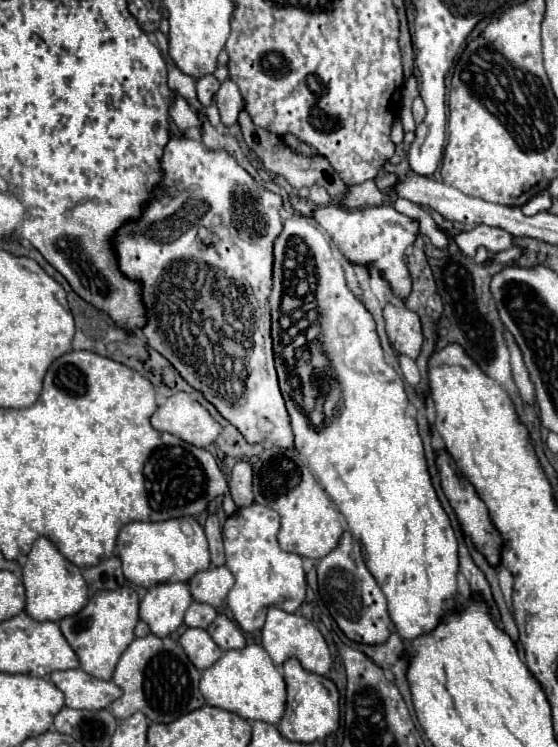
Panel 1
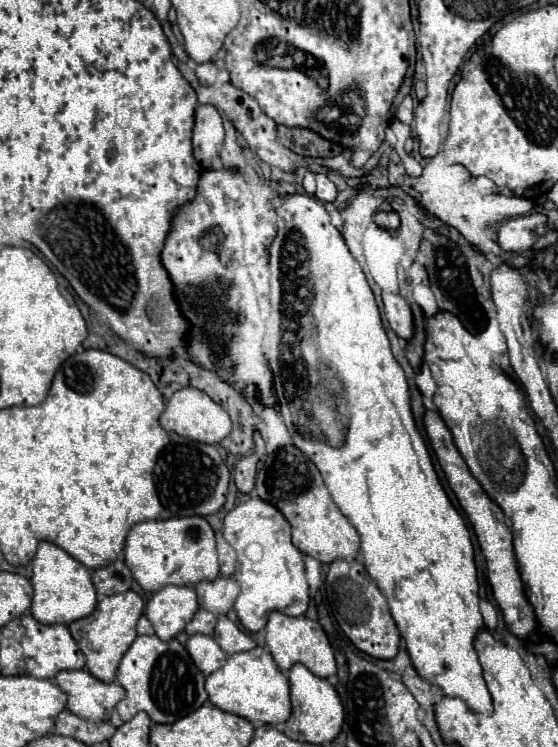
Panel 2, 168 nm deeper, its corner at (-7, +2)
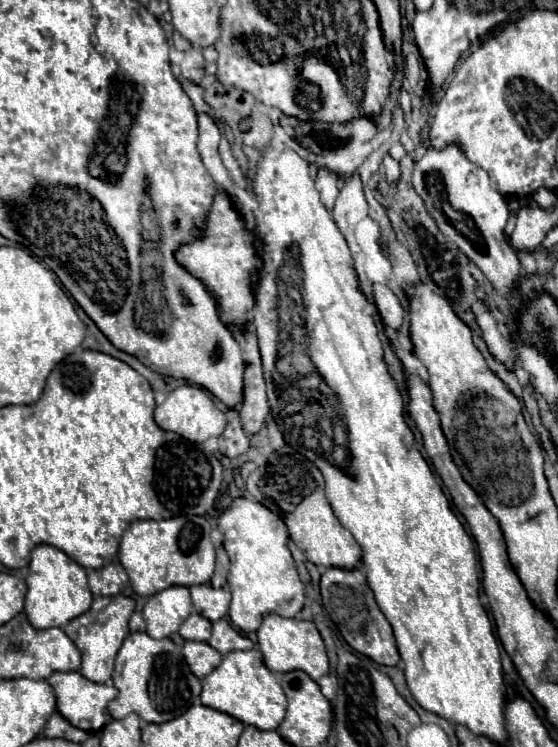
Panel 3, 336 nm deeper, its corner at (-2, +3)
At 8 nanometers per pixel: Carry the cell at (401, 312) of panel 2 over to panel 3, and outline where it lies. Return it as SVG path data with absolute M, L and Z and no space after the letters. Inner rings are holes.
M374 285L372 289L374 289L374 303L378 307L380 317L386 321L386 325L390 329L398 329L398 325L402 321L402 307L400 307L398 299L386 285Z

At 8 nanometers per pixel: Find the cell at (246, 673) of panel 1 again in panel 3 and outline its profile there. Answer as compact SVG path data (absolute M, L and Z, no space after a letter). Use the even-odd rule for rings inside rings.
M258 649L232 651L222 657L220 667L202 679L202 705L238 719L262 731L274 731L286 713L286 695L274 675L266 669Z

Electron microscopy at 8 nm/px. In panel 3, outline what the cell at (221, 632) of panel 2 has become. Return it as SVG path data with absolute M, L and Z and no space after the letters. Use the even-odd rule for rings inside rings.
M216 621L214 623L212 637L210 637L208 645L218 655L226 655L230 651L246 651L246 649L252 649L252 643L244 635L236 633L228 621Z

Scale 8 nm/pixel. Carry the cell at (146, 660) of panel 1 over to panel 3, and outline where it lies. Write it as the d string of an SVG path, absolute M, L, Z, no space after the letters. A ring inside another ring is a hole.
M130 633L120 645L112 685L118 695L108 703L108 713L114 719L136 713L144 723L164 723L200 703L200 681L188 671L182 651L170 639L152 639L146 633Z

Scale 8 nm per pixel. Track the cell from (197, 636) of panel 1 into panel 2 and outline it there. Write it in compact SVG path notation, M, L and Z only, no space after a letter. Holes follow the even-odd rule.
M193 634L187 640L187 652L193 658L193 662L197 664L197 668L207 676L211 672L215 672L217 668L221 668L227 660L227 654L221 652L219 644L205 634Z

